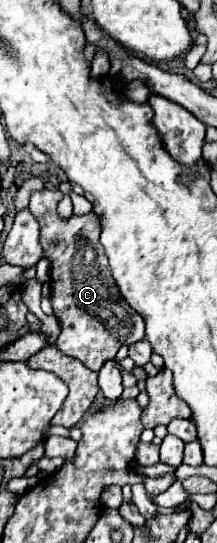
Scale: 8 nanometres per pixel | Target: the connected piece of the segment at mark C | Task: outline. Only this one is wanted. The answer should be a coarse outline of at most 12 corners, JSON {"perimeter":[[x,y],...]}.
{"perimeter":[[31,193],[56,346],[99,371],[145,337],[111,279],[99,217]]}

